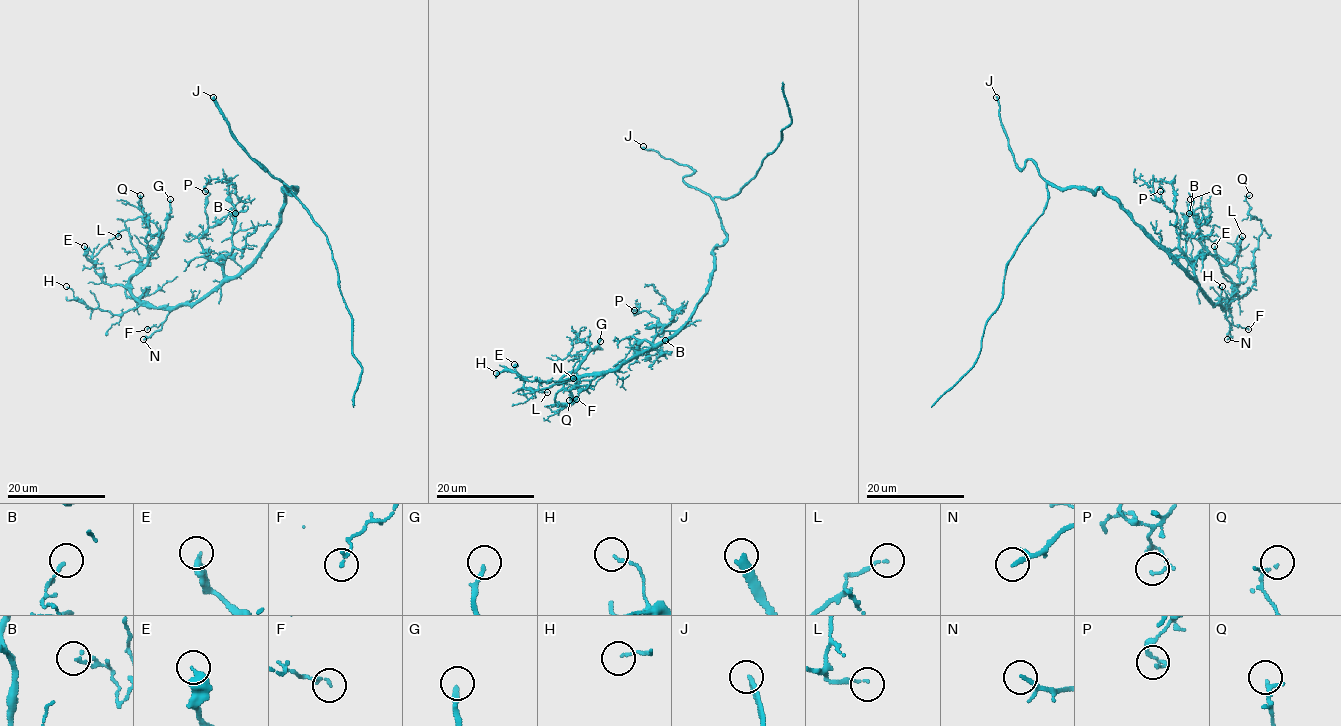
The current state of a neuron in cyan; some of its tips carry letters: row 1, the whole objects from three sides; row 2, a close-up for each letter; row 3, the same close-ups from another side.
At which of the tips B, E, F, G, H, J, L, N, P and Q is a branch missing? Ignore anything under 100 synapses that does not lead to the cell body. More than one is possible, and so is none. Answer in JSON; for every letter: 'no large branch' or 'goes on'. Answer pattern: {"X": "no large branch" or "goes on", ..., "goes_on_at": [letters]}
{"B": "no large branch", "E": "no large branch", "F": "no large branch", "G": "no large branch", "H": "no large branch", "J": "goes on", "L": "no large branch", "N": "no large branch", "P": "no large branch", "Q": "no large branch", "goes_on_at": ["J"]}

